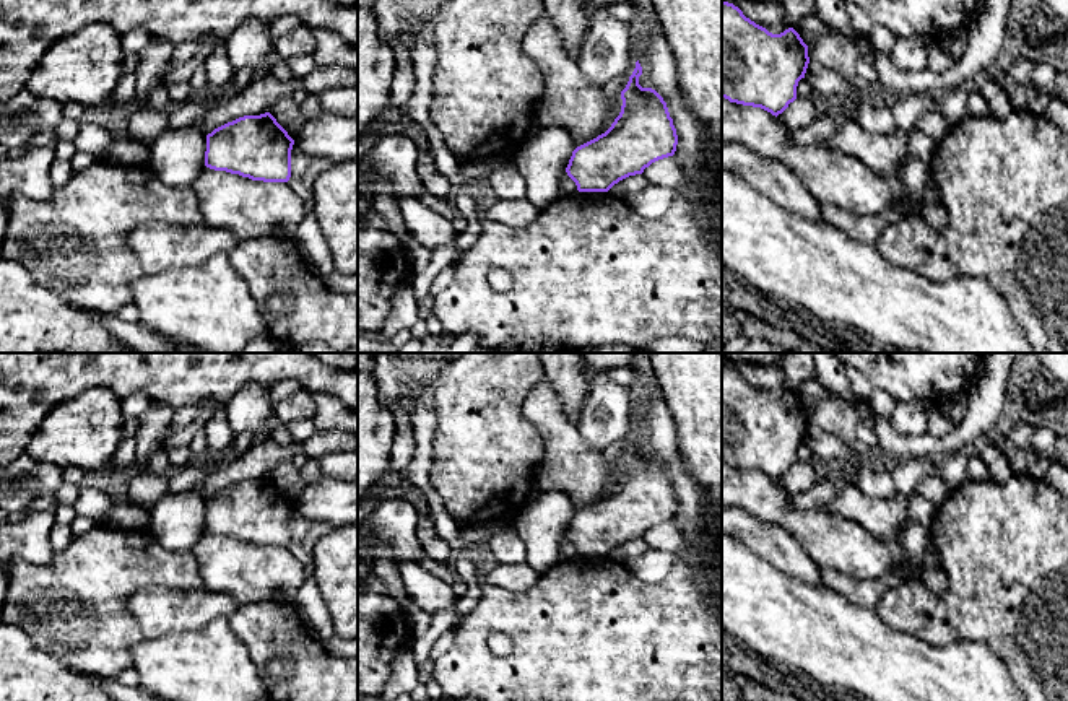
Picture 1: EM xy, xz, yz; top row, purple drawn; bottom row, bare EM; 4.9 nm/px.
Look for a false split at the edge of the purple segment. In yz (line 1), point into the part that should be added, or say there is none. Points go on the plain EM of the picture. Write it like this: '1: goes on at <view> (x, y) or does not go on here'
1: does not go on here

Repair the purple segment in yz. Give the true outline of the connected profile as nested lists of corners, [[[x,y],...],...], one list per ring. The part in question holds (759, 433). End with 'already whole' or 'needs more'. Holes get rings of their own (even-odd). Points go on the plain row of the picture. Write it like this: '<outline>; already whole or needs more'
[[[722,364],[722,462],[777,481],[797,464],[797,451],[808,428],[808,410],[793,392],[772,398]]]; already whole

